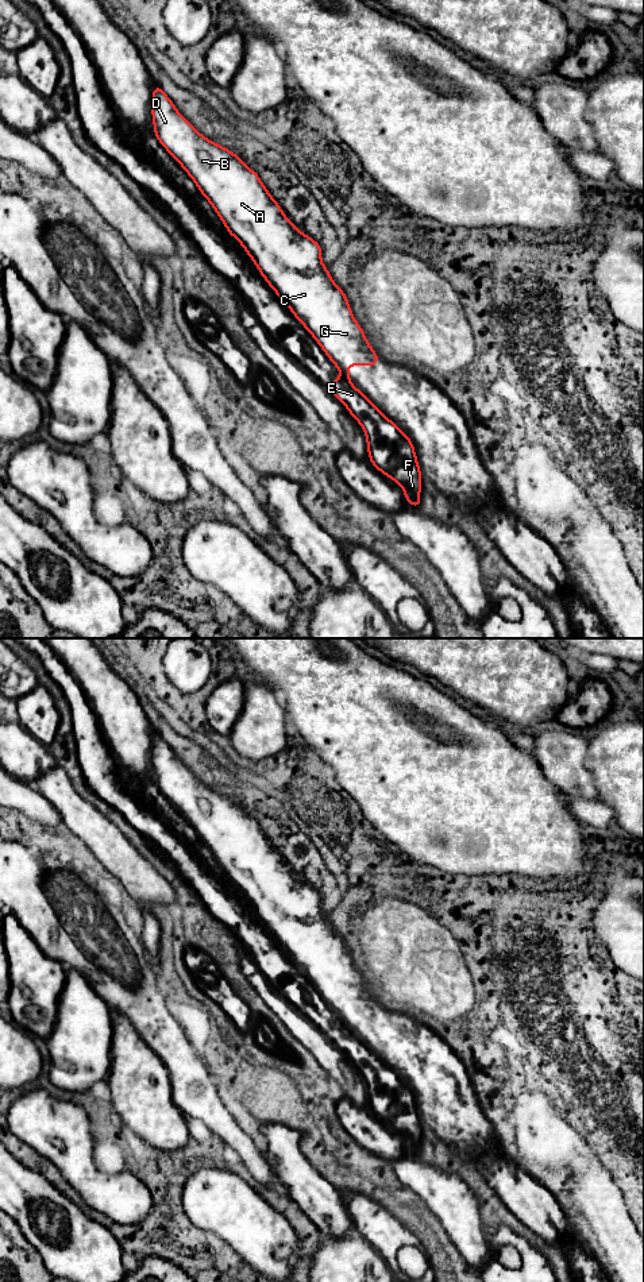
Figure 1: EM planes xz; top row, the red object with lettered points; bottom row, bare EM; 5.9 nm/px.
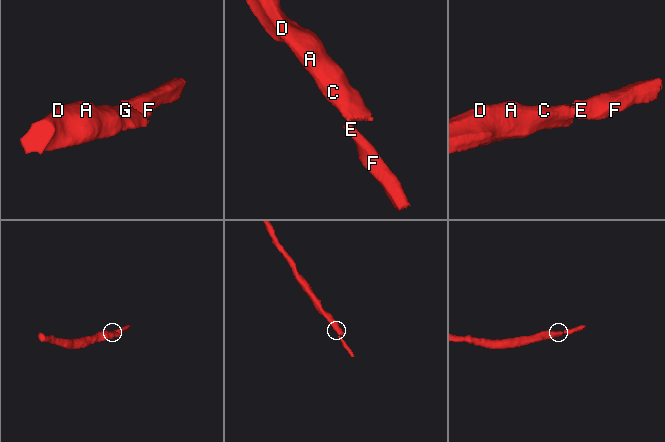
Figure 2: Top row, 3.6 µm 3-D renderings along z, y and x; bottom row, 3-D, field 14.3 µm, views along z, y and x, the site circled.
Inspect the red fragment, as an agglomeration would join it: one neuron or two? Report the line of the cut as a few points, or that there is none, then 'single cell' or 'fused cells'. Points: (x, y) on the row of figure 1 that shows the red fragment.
xz (342, 374), (347, 378) | fused cells

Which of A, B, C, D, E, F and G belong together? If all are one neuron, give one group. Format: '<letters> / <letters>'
A B C D G / E F

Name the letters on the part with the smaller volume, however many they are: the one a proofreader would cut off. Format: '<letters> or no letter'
E, F

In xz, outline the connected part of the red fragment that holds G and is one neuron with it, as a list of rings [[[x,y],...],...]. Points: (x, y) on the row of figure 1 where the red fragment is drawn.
[[[157,84],[153,89],[151,115],[154,135],[159,143],[194,181],[200,193],[209,201],[221,219],[227,232],[242,244],[265,281],[289,306],[292,314],[297,317],[304,328],[313,336],[342,375],[350,378],[351,372],[346,370],[347,366],[377,366],[379,356],[369,344],[362,327],[355,321],[344,291],[333,282],[327,266],[321,262],[321,246],[304,232],[298,231],[297,227],[285,216],[279,204],[262,184],[259,175],[231,150],[227,150],[201,135],[177,111],[173,101]]]

